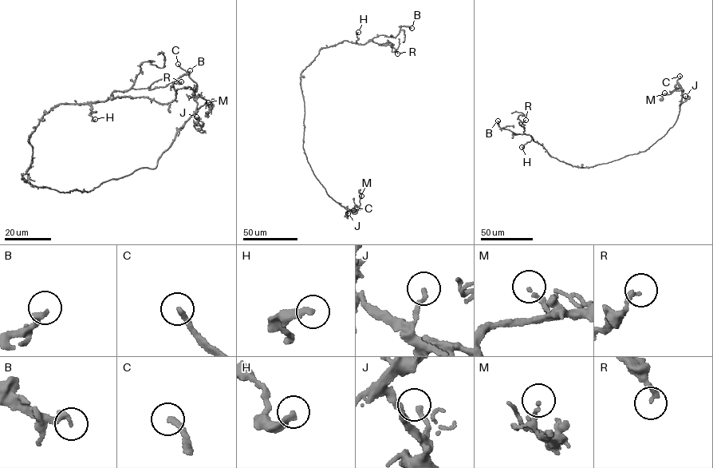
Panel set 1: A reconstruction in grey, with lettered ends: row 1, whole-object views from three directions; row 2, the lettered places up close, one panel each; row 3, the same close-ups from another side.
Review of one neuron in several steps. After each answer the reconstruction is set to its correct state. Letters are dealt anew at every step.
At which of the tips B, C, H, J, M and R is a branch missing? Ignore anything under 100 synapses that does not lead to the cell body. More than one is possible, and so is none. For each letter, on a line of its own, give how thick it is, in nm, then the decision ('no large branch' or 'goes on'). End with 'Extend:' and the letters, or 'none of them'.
B: 280 nm | no large branch
C: 240 nm | goes on
H: 280 nm | no large branch
J: 170 nm | no large branch
M: 150 nm | no large branch
R: 240 nm | no large branch
Extend: C

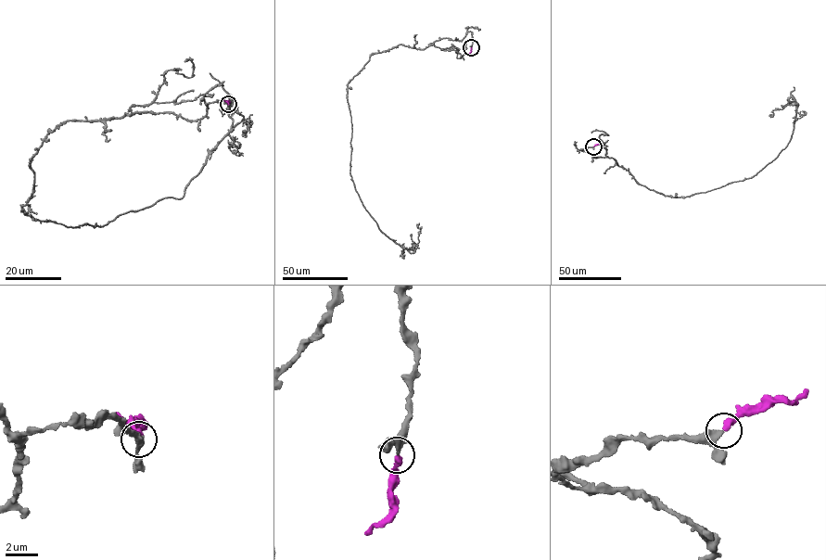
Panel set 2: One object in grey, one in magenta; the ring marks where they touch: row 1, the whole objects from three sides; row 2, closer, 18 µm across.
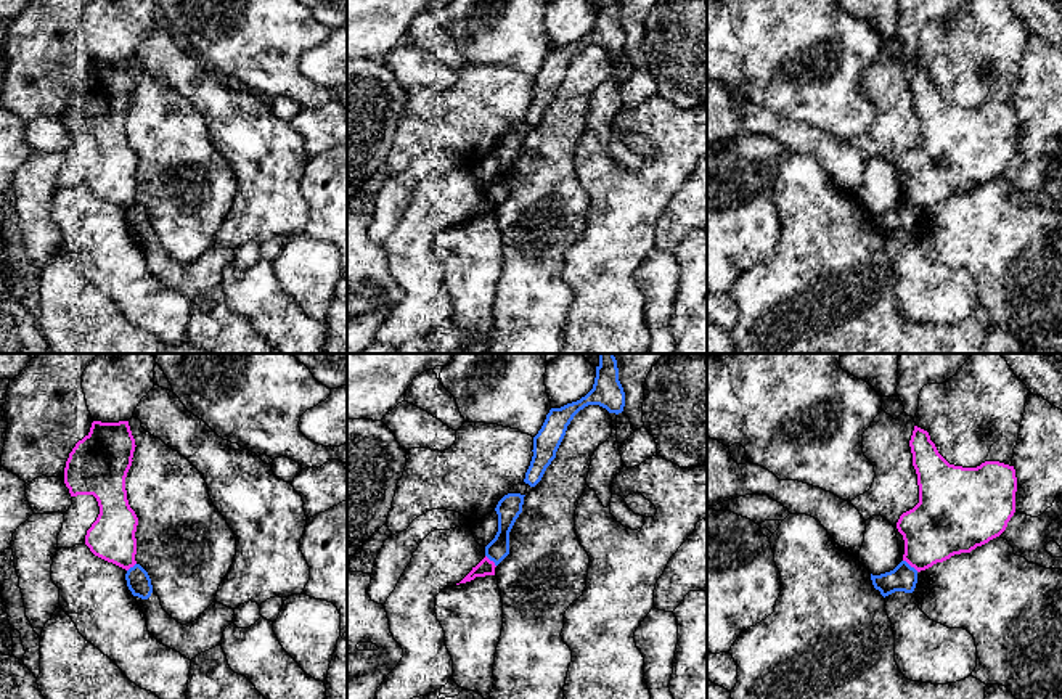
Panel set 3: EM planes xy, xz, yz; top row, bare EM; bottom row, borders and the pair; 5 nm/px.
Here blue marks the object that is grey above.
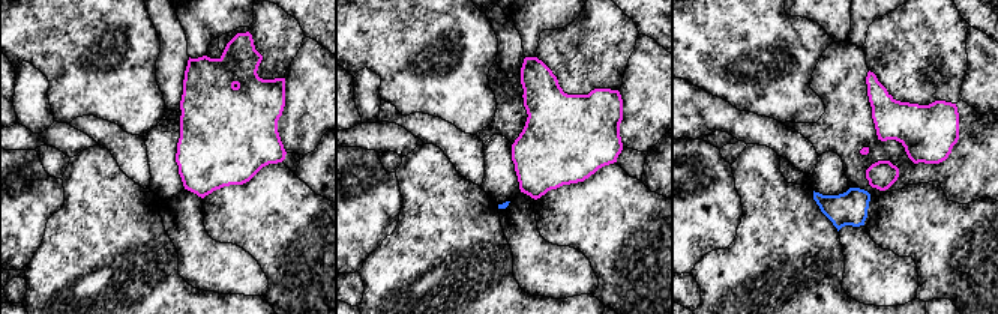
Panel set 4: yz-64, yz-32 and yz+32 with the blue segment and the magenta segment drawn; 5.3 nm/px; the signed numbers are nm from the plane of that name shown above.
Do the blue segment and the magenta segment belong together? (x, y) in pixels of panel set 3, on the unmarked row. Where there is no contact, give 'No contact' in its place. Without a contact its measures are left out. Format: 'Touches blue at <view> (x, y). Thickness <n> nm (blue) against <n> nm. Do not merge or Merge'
Touches blue at yz (910, 206). Thickness 140 nm (blue) against 320 nm. Do not merge

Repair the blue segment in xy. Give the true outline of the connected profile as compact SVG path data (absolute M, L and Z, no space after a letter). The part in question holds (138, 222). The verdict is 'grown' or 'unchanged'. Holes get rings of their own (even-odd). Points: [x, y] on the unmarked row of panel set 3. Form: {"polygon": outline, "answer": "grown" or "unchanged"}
{"polygon": "M135 204L125 214L127 227L133 236L141 239L148 239L153 233L153 225L148 212L140 206Z", "answer": "unchanged"}

